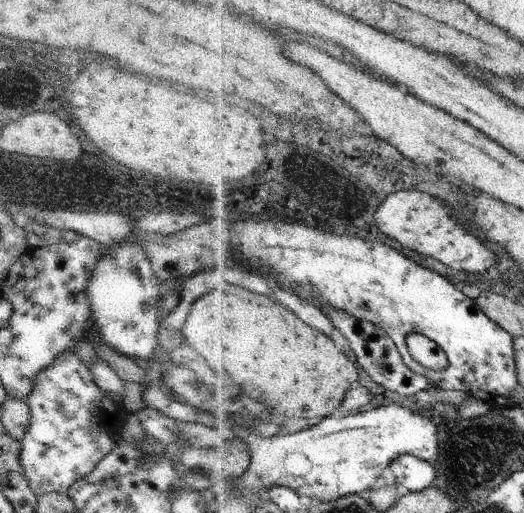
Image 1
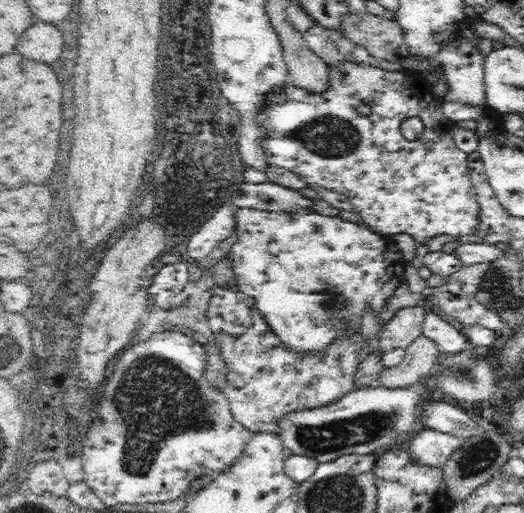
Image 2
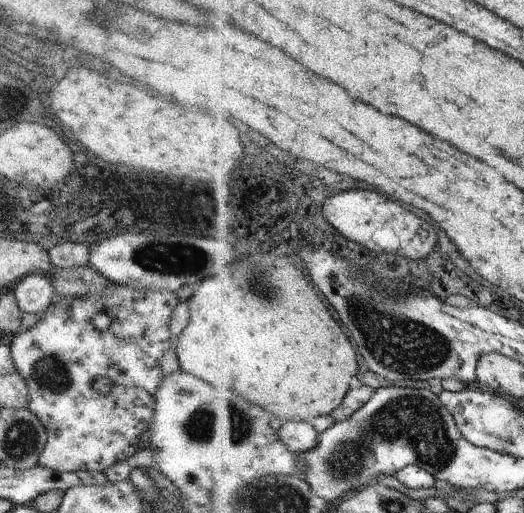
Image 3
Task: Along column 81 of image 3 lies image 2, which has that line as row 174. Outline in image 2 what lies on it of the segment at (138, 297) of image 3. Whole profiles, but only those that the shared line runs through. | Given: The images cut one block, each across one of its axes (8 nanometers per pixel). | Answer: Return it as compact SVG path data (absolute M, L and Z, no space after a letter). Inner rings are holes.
M344 62L342 66L330 66L330 78L328 79L328 90L323 94L308 93L308 90L298 88L292 84L288 84L286 88L278 88L276 93L269 95L266 107L262 111L262 125L268 131L264 136L264 152L267 158L267 164L286 168L292 173L298 174L300 178L315 188L326 188L335 190L340 194L345 194L352 203L353 208L360 215L361 222L367 225L374 232L383 236L393 236L395 234L406 233L413 237L418 244L428 244L432 238L442 236L442 234L450 234L454 238L460 239L465 234L475 234L480 228L480 205L477 201L476 189L471 181L471 172L468 166L468 154L462 152L455 142L451 139L450 132L453 122L451 122L443 113L444 101L434 95L432 84L427 82L426 78L416 76L411 72L404 70L388 71L379 66L370 66L369 64L356 64L355 62ZM358 106L373 107L373 114L370 116L360 116ZM419 116L424 123L424 132L422 136L416 140L409 141L404 138L400 130L400 123L405 118Z

